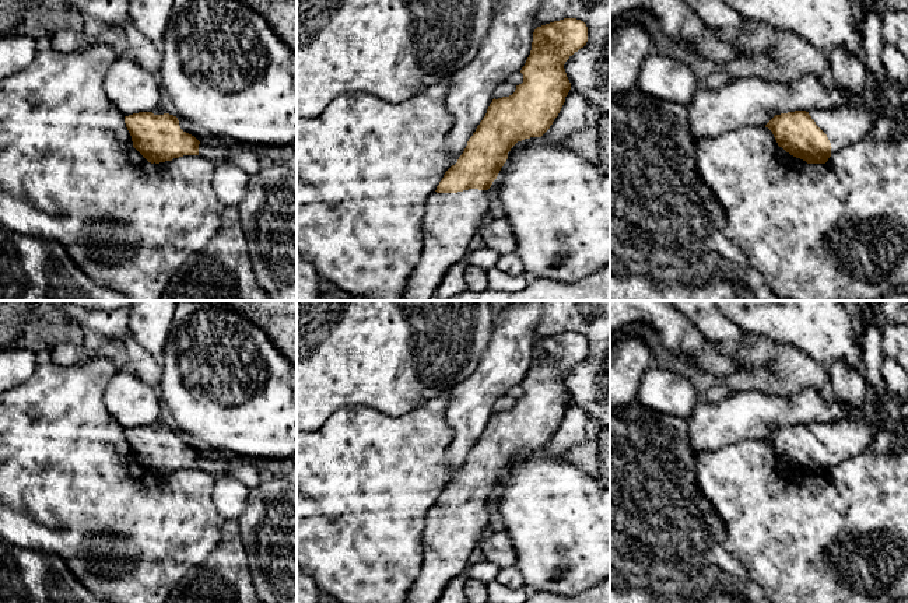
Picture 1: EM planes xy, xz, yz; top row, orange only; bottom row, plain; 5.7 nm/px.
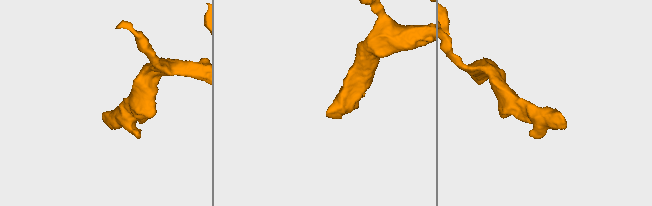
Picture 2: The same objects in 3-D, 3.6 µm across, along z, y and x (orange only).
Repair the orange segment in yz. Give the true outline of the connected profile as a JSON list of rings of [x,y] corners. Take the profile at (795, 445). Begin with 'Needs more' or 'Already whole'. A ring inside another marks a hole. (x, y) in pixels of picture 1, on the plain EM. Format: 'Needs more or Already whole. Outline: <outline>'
Needs more. Outline: [[[853,418],[775,428],[767,438],[778,459],[807,477],[825,477],[831,463],[869,452],[879,430]]]

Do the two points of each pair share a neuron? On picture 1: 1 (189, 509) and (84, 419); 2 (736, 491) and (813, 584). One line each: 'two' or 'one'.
1: one
2: one

